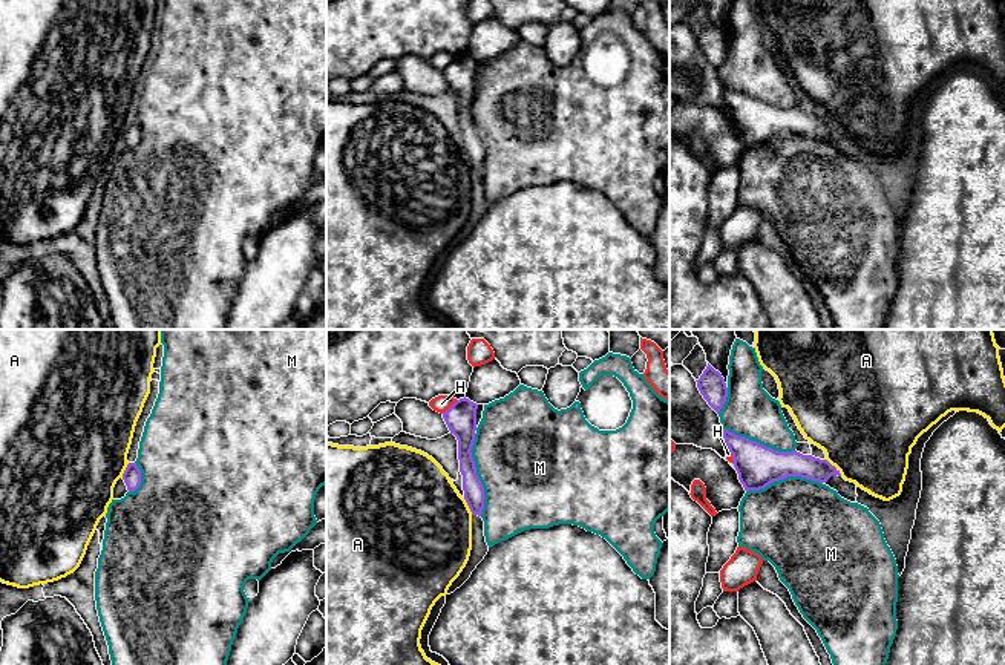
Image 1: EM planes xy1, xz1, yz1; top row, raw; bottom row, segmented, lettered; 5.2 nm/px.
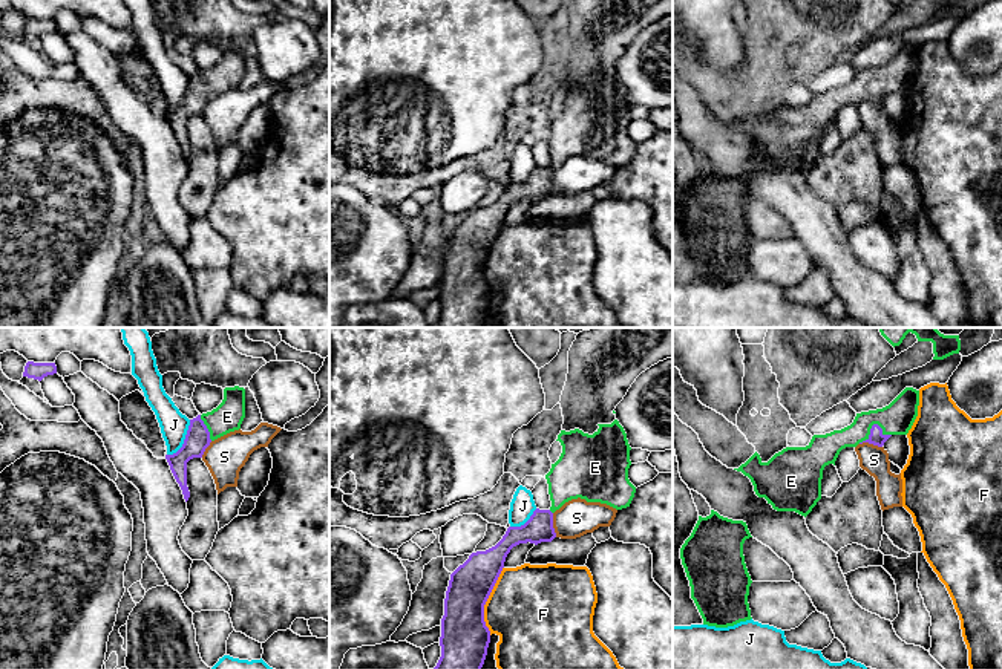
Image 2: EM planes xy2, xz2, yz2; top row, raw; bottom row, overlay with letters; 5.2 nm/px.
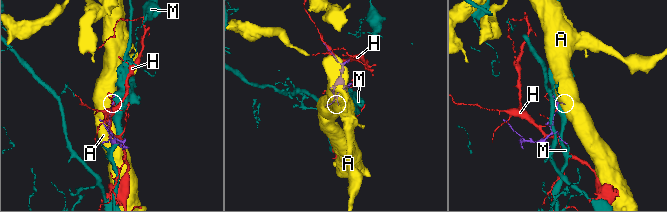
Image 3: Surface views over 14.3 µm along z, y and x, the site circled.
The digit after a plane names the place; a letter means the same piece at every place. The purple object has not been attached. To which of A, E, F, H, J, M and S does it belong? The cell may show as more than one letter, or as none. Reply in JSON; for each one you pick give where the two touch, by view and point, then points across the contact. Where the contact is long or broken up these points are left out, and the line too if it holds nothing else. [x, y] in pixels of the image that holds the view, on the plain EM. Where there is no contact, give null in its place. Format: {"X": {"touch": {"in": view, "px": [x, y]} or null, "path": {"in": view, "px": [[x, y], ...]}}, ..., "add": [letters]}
{"E": {"touch": {"in": "yz2", "px": [872, 83]}, "path": {"in": "yz2", "px": [[877, 95], [872, 83], [897, 75]]}}, "add": ["E"]}

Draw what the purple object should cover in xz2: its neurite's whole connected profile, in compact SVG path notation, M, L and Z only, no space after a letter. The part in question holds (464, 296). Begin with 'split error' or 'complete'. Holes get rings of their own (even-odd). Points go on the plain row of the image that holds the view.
complete; M536 165L521 184L509 184L503 196L486 208L476 208L449 237L441 276L441 314L431 328L481 328L490 288L484 262L504 225L510 207L519 201L552 199L556 194L553 170Z

